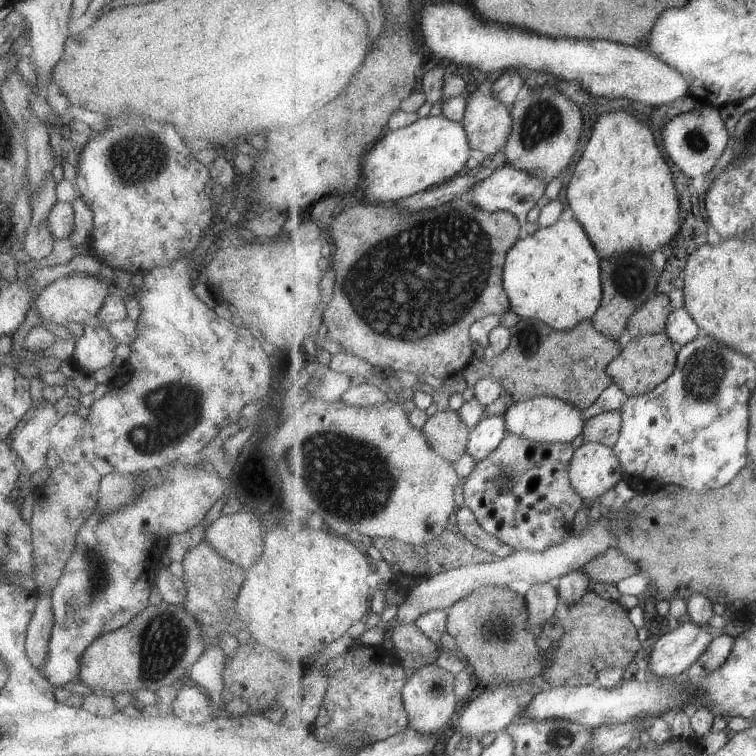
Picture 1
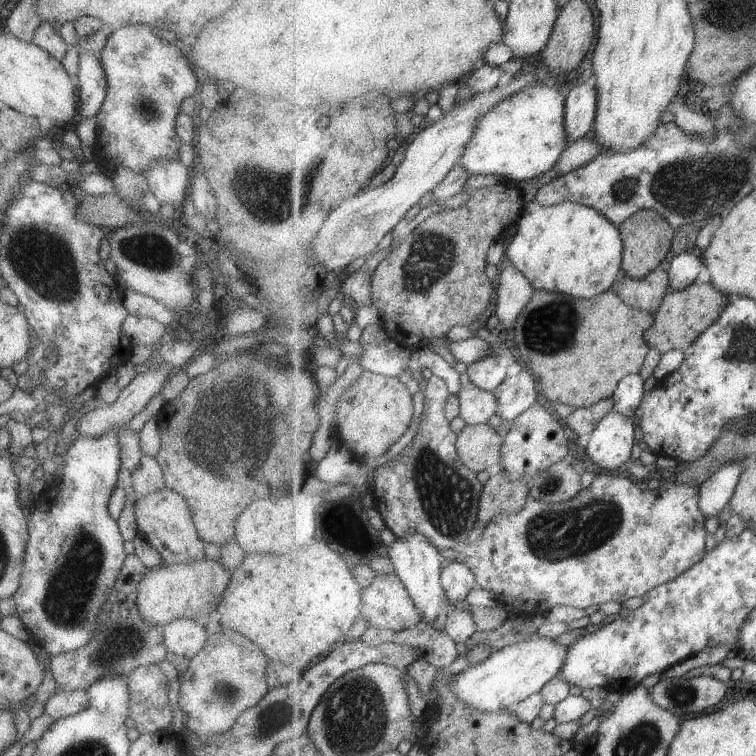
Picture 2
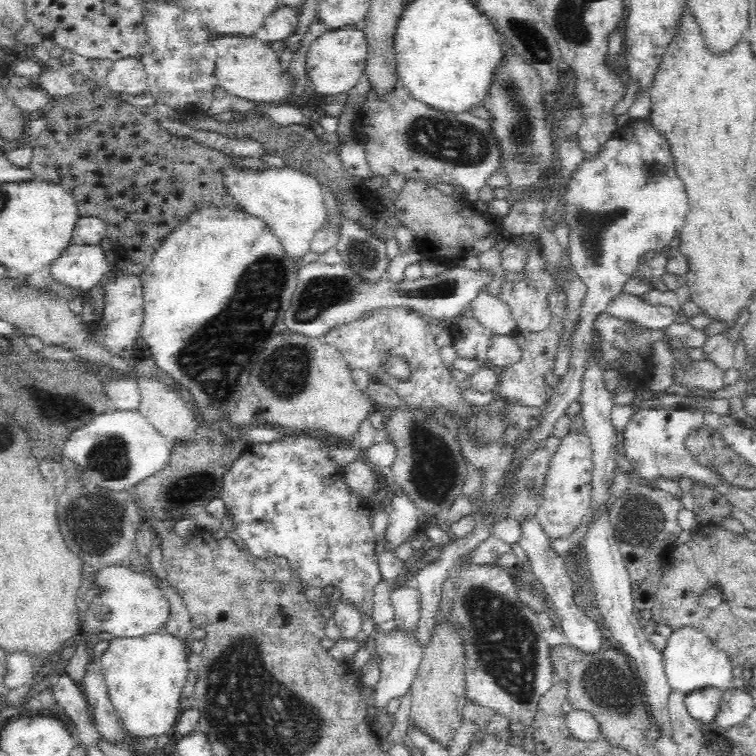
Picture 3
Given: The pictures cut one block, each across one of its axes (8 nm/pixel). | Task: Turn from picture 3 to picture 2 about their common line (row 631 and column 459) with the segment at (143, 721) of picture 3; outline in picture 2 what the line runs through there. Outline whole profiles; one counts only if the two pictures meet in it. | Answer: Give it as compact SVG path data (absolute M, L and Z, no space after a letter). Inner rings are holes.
M531 84L481 118L459 164L473 175L496 175L512 186L555 169L567 151L566 99L556 87Z

